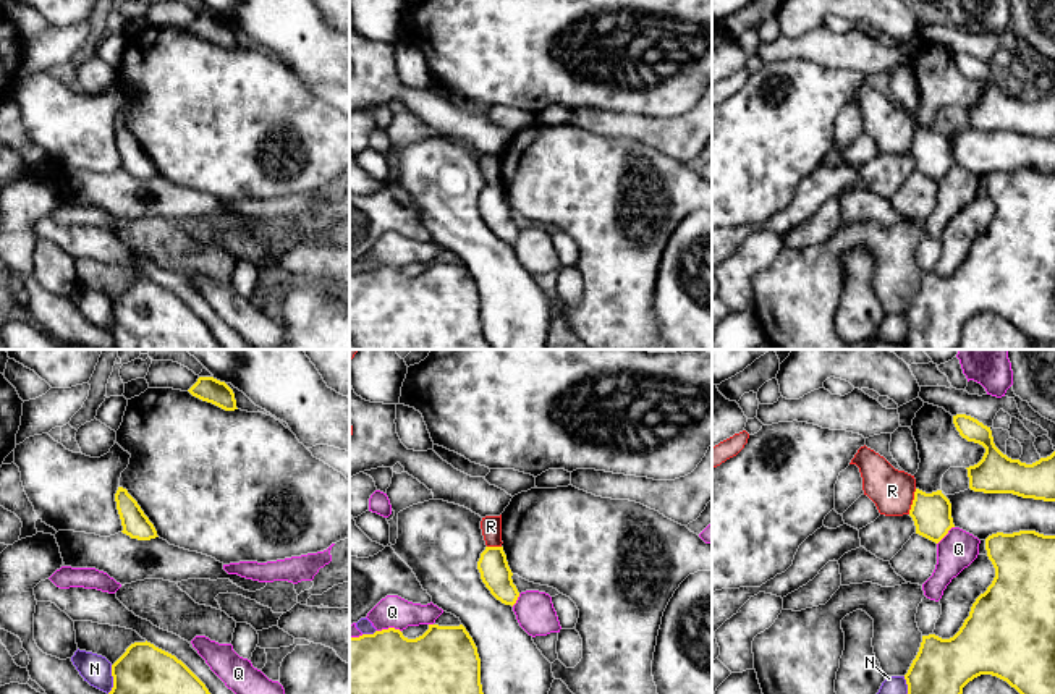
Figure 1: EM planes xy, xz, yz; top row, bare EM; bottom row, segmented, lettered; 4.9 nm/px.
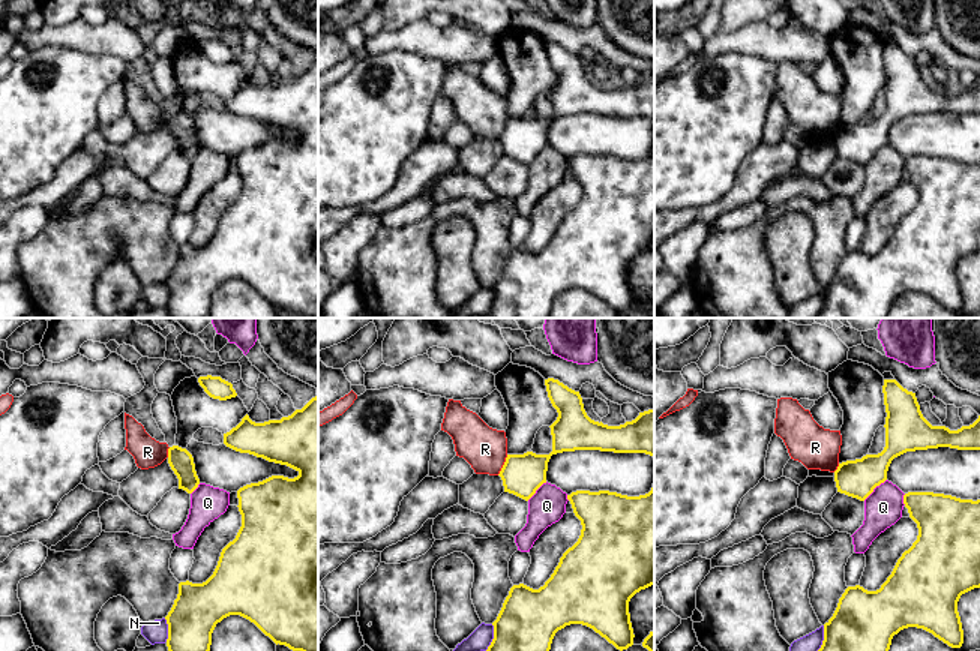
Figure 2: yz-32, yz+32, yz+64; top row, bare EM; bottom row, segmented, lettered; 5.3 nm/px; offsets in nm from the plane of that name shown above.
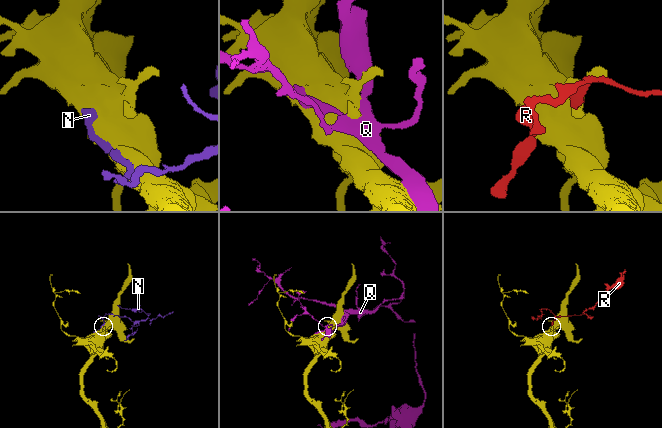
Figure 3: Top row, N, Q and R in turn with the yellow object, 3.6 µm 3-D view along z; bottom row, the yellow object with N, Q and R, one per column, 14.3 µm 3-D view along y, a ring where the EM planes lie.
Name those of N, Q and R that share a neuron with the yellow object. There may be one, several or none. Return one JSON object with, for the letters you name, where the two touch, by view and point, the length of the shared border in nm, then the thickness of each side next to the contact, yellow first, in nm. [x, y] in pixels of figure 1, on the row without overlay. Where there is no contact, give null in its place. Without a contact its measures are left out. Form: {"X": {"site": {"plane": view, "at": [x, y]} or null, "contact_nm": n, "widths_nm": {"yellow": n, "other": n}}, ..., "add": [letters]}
{"add": []}

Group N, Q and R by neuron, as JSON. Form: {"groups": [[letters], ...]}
{"groups": [["N"], ["Q"], ["R"]]}

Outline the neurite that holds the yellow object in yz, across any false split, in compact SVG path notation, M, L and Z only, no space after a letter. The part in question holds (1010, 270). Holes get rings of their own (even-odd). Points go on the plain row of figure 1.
M997 170L985 176L985 188L995 205L992 222L953 275L922 273L905 312L905 349L958 349L963 325L981 312L1006 319L1032 343L1055 343L1055 173Z

